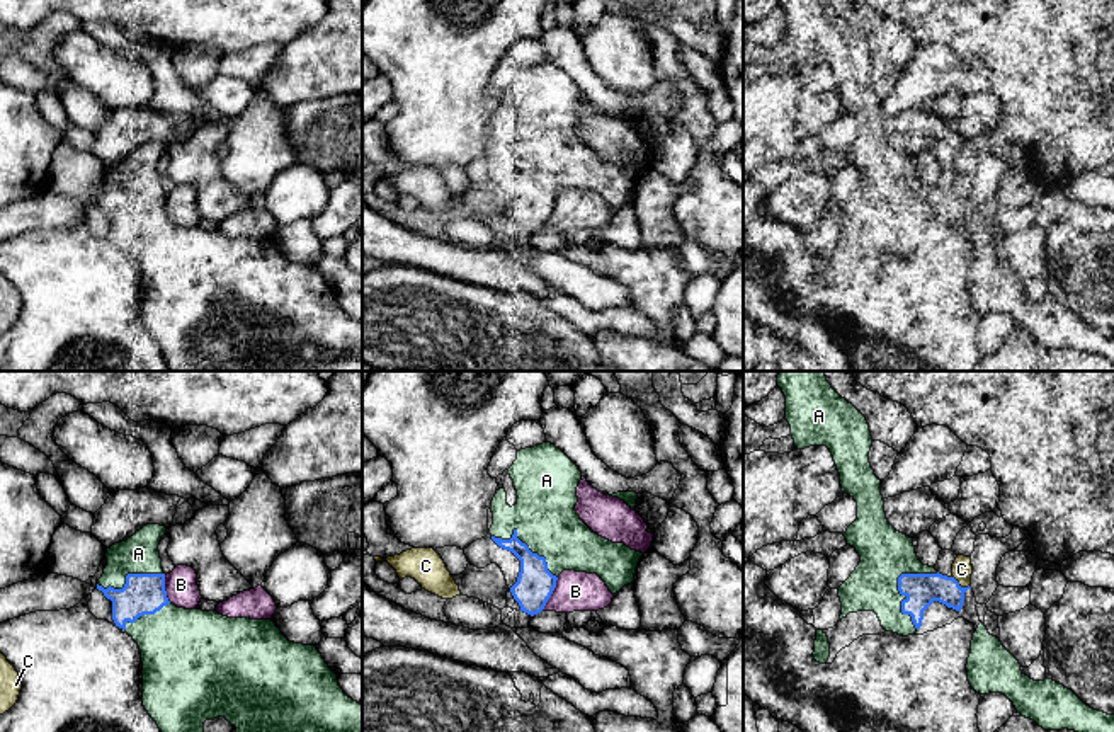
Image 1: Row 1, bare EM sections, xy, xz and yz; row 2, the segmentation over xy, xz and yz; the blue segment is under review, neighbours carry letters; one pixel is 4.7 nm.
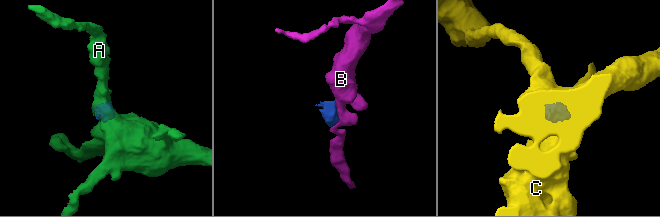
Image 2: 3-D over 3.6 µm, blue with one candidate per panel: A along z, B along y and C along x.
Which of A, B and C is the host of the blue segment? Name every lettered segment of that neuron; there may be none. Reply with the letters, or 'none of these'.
A

